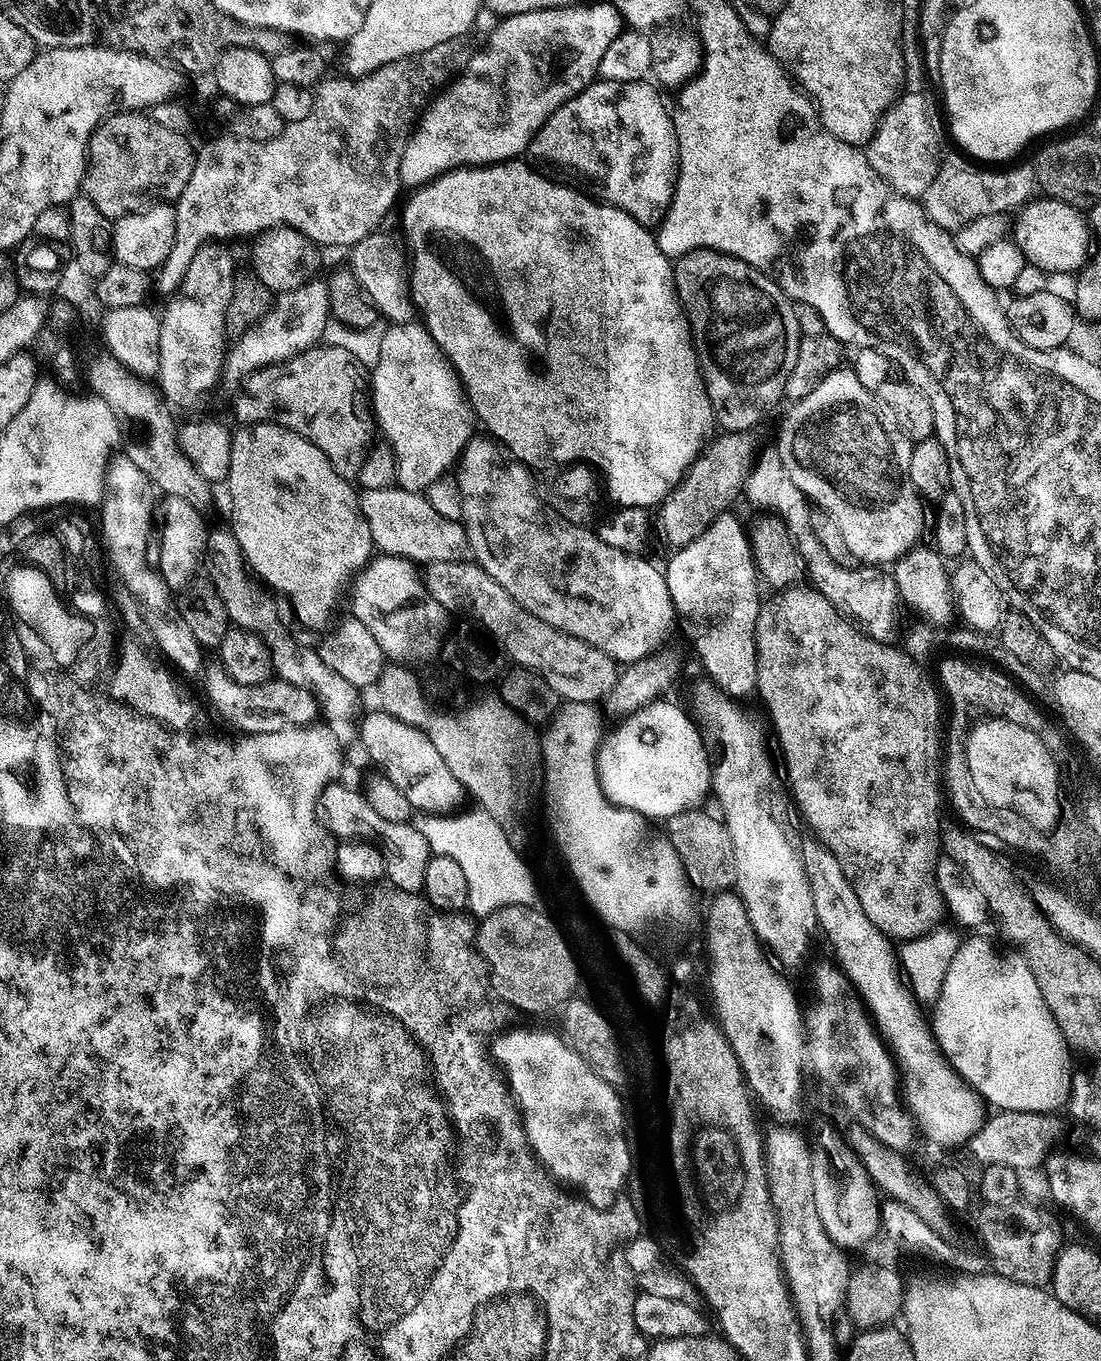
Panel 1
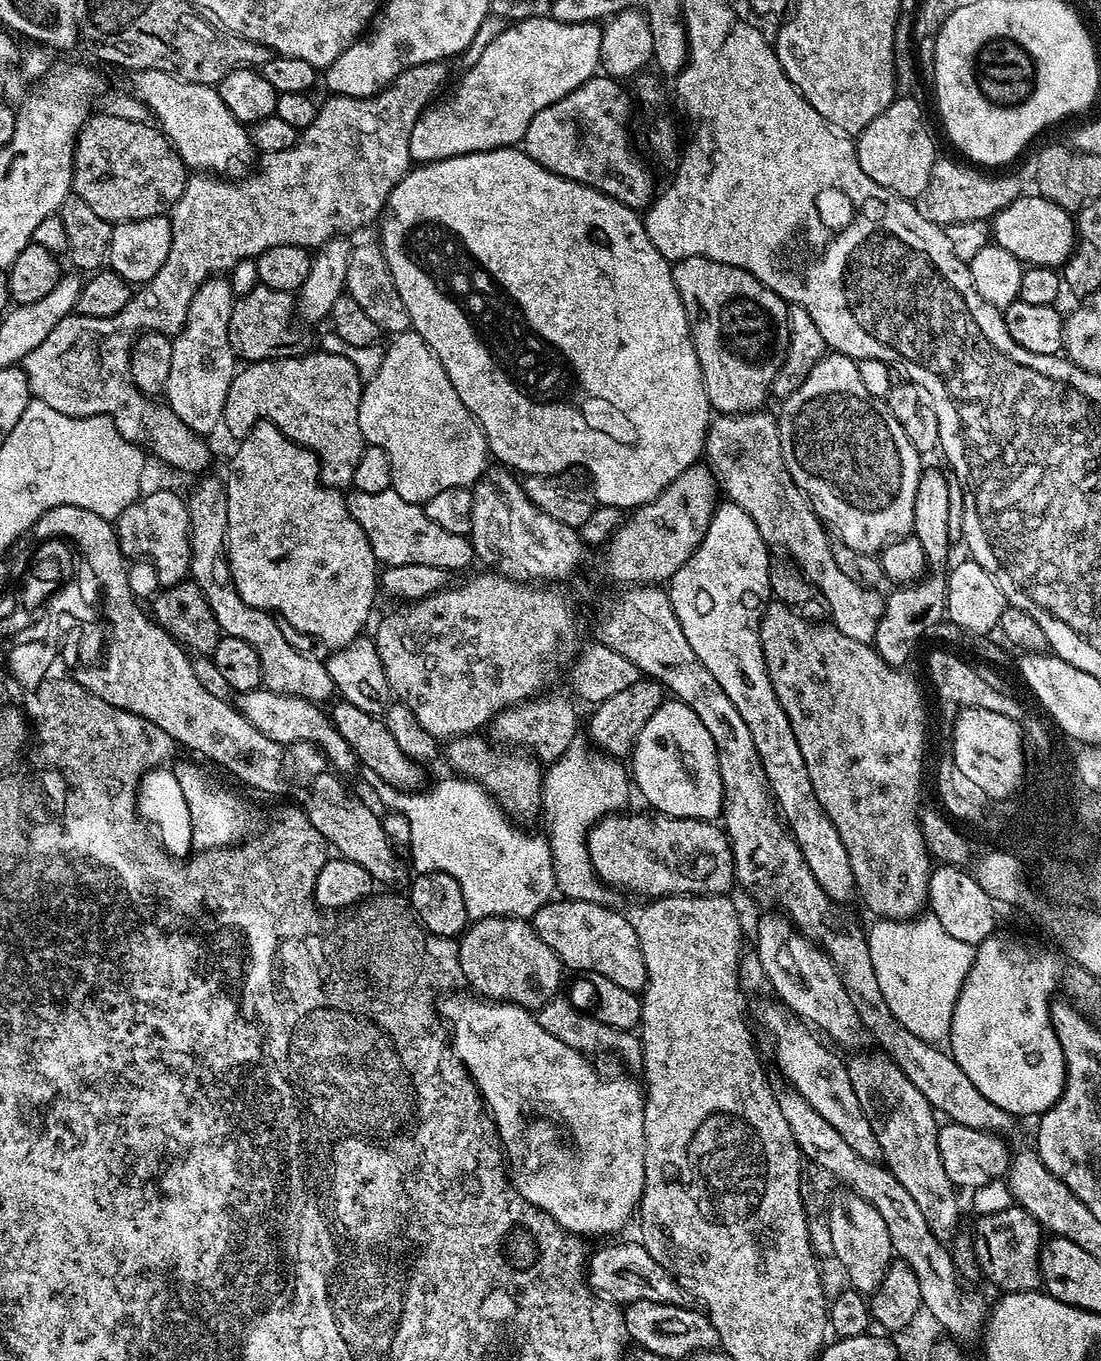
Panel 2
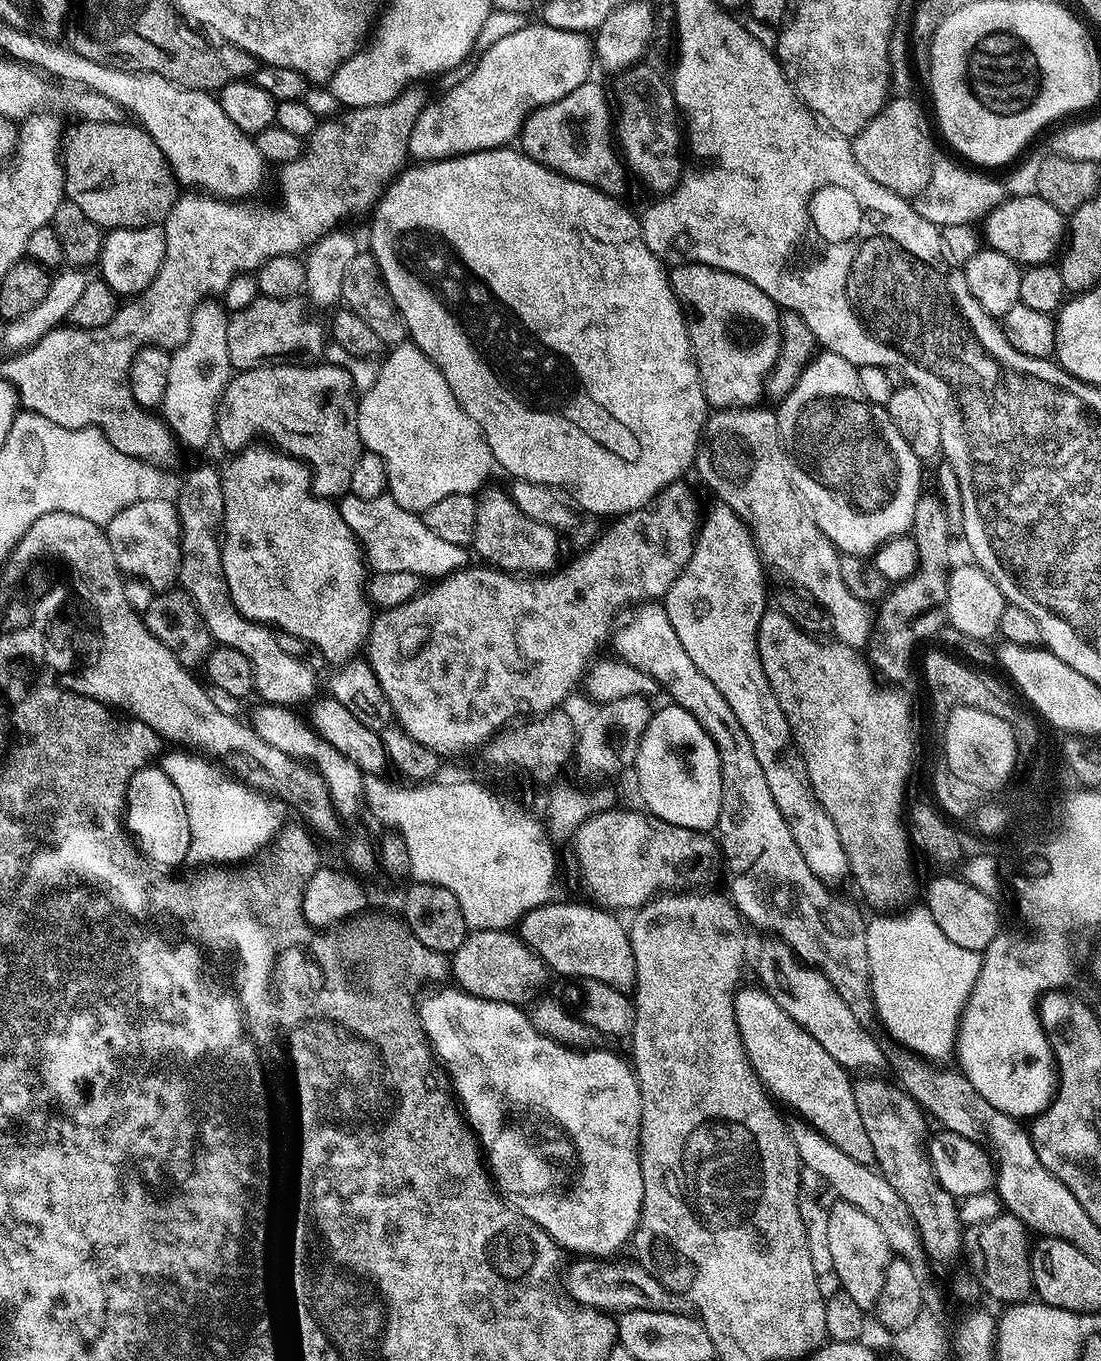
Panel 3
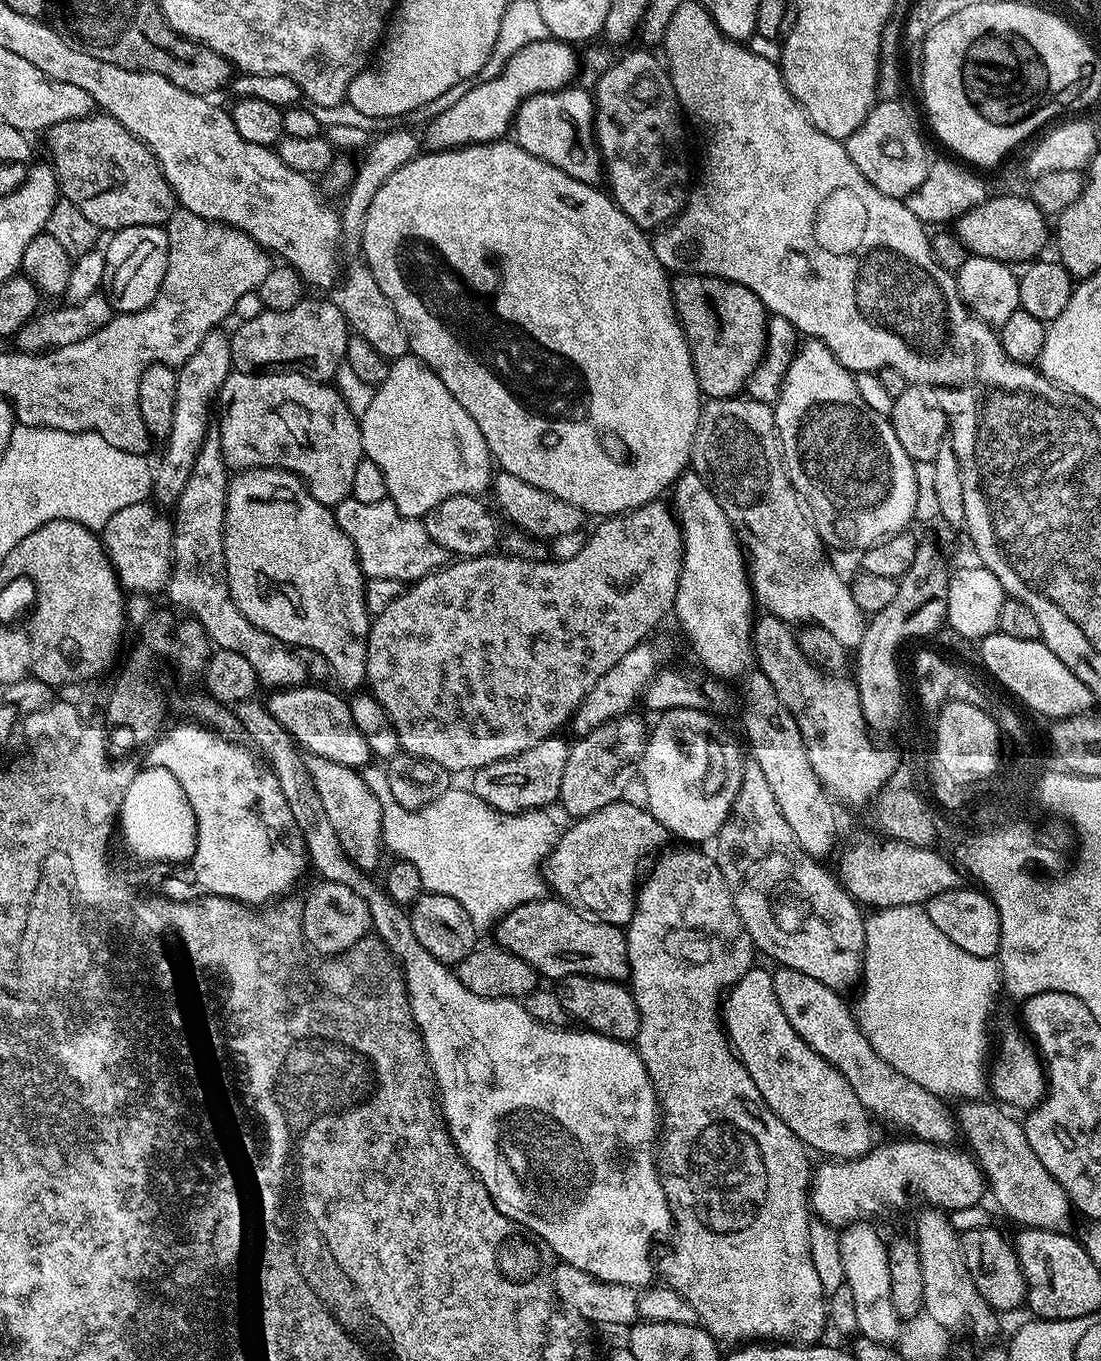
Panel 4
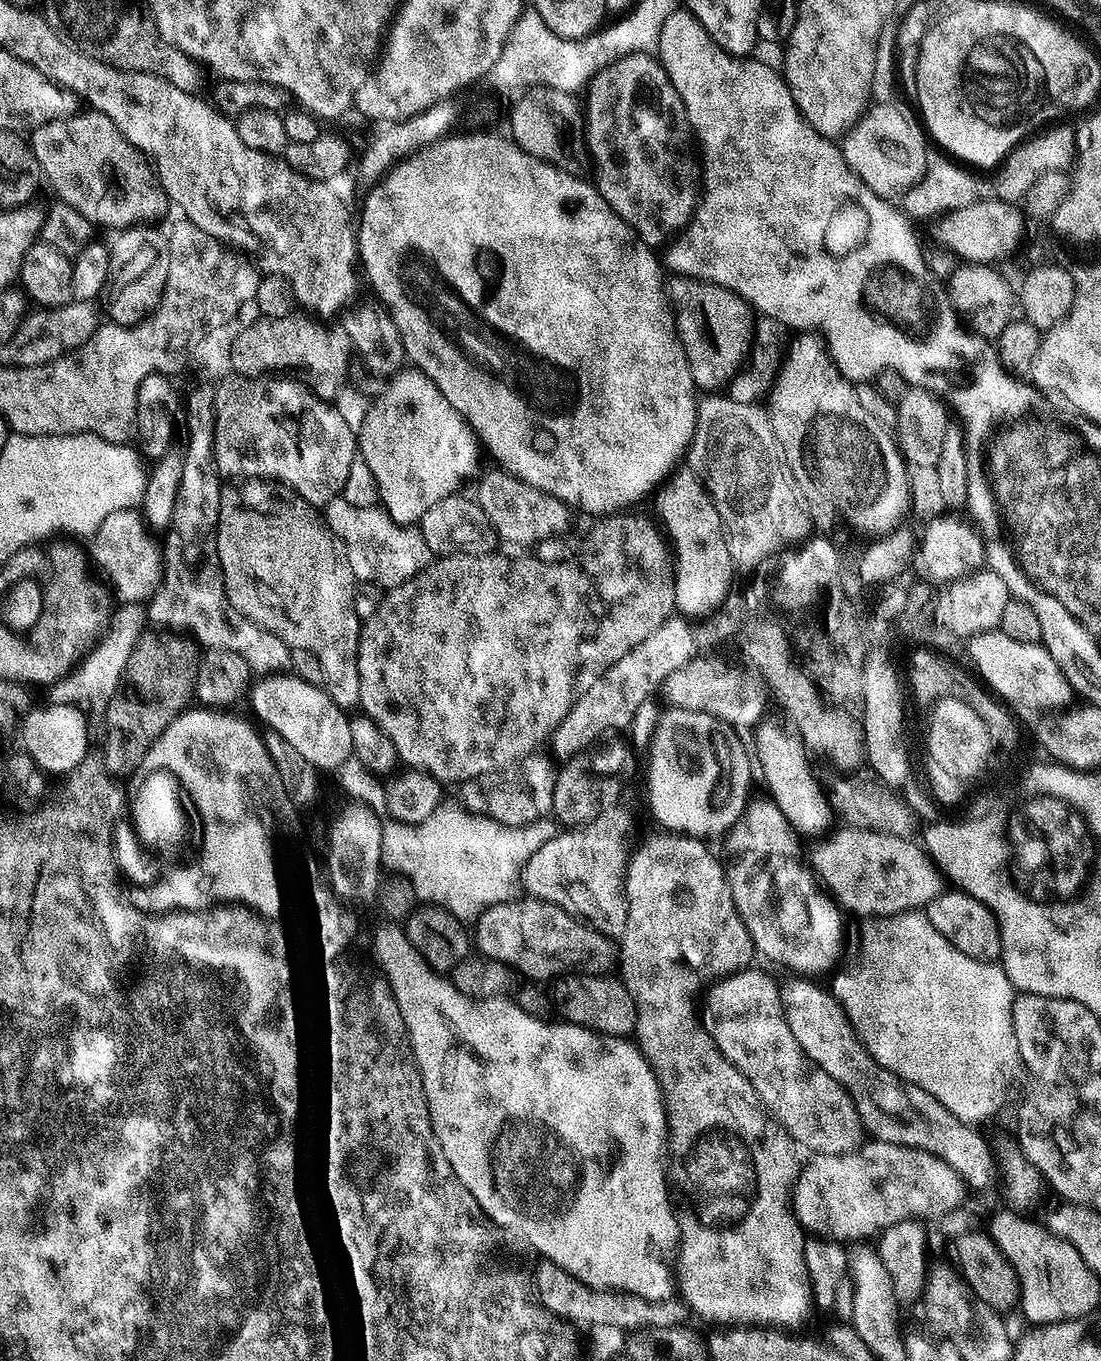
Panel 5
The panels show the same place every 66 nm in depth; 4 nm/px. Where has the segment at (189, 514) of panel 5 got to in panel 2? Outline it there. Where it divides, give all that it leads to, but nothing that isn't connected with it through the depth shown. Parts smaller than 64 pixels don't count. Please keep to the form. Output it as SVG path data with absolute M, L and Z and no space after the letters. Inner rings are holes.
M201 475L197 479L200 481L186 492L192 531L192 561L188 567L192 583L199 586L206 602L210 602L210 610L214 610L214 618L221 633L242 638L242 642L250 642L250 646L258 650L258 662L262 662L263 687L287 696L301 696L317 702L331 701L334 689L327 663L320 661L319 664L314 657L303 656L298 649L292 648L288 641L289 633L282 627L281 621L273 613L251 608L238 594L228 565L228 489L221 477L219 480L212 475Z

